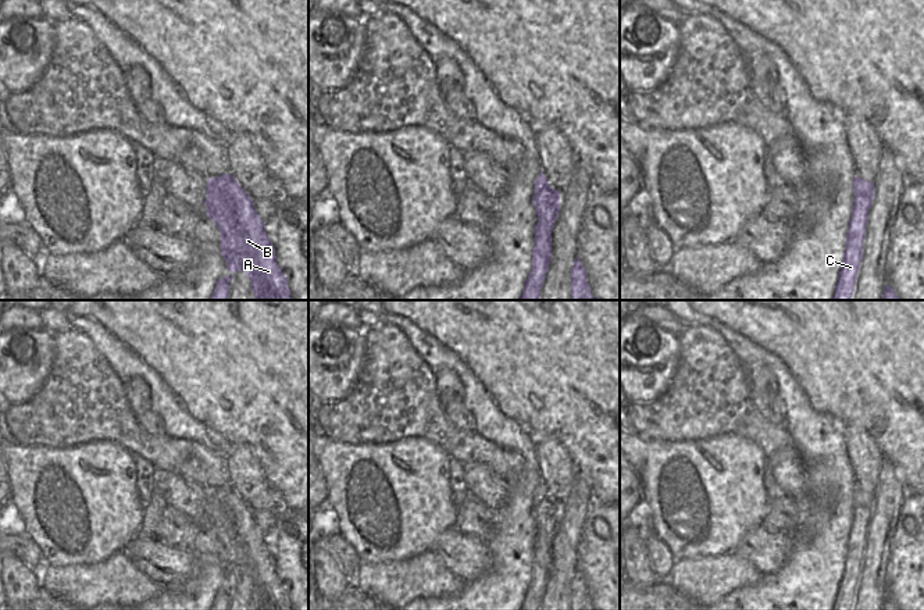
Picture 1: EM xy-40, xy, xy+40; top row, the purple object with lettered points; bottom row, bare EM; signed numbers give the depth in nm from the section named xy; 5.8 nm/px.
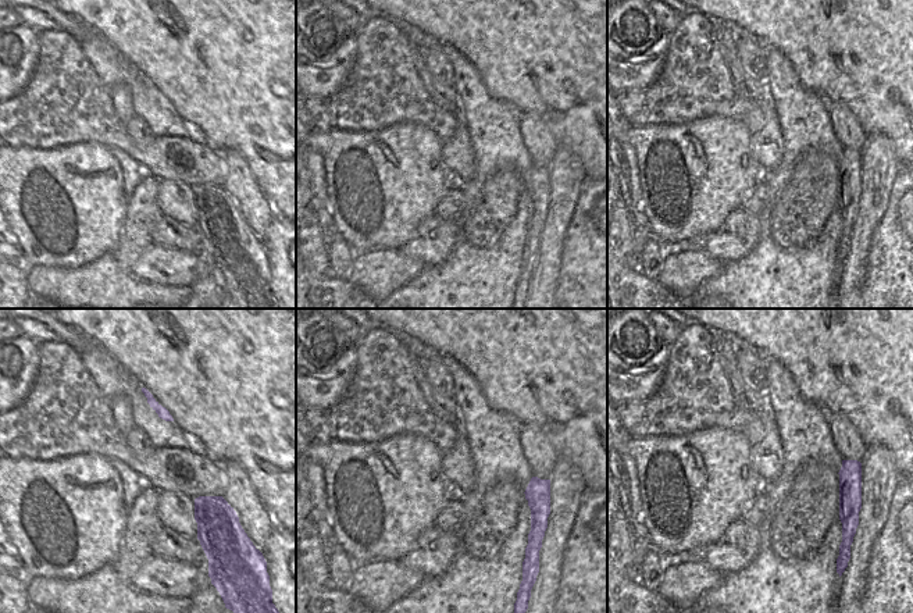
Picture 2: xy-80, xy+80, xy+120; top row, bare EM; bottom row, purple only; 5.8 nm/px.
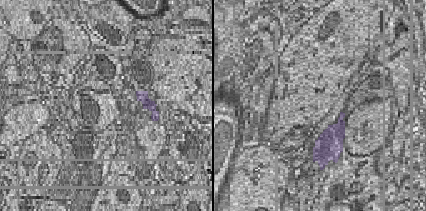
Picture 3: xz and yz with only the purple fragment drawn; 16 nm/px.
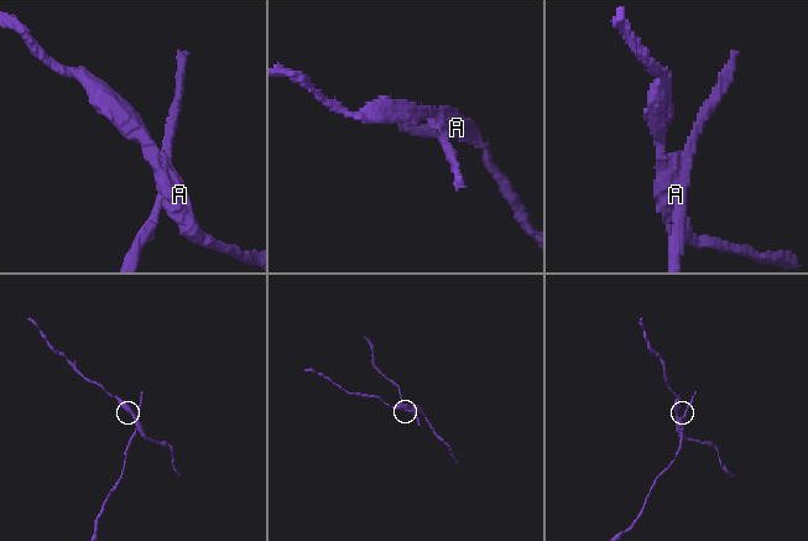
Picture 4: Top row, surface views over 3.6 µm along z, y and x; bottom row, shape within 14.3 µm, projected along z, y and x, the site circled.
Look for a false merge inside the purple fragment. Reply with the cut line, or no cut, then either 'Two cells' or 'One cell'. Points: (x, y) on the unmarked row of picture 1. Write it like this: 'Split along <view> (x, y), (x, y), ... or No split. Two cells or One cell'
Split along xy (549, 496), (541, 503), (535, 518). Two cells.

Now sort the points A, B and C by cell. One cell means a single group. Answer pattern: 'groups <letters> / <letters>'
groups A B / C

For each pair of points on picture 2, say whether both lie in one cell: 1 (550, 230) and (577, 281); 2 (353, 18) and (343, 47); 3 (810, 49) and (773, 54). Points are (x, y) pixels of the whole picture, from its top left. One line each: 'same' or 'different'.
1: different
2: different
3: different

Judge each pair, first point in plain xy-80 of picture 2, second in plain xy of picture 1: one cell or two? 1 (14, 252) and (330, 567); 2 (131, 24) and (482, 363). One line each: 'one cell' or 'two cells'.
1: two cells
2: one cell

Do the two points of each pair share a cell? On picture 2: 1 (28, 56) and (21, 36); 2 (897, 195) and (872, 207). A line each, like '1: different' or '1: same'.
1: same
2: different

